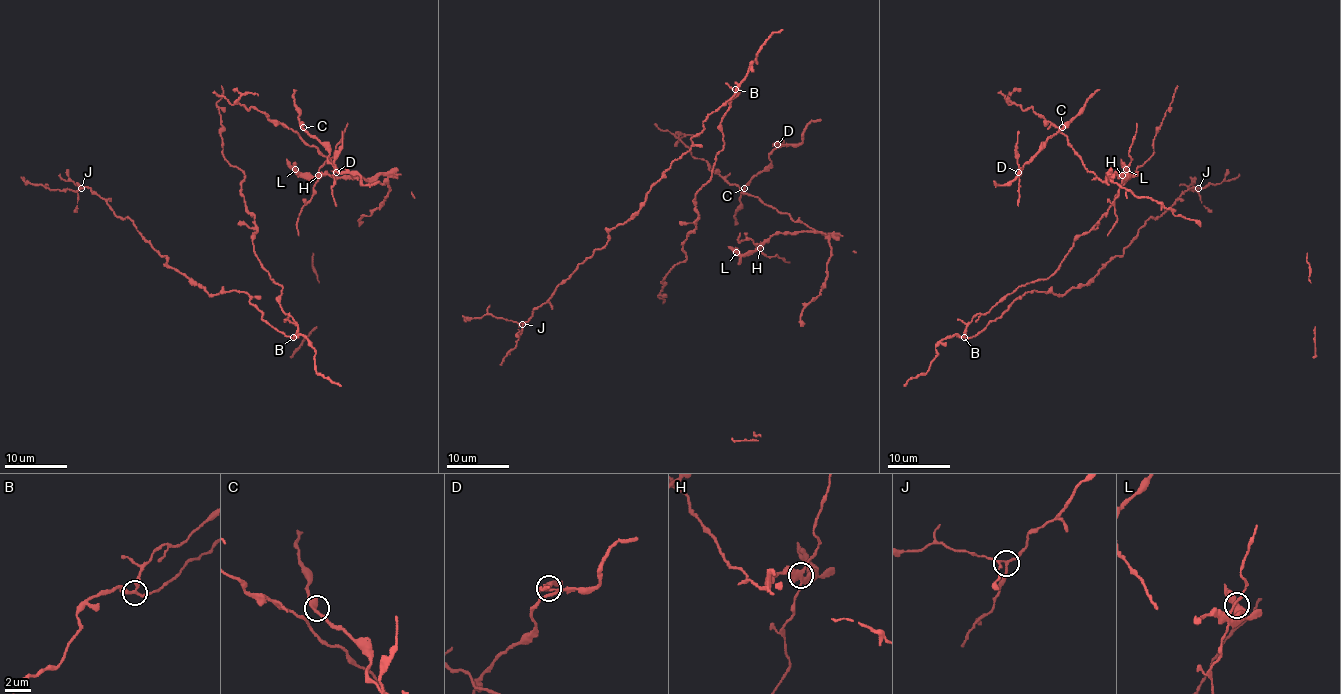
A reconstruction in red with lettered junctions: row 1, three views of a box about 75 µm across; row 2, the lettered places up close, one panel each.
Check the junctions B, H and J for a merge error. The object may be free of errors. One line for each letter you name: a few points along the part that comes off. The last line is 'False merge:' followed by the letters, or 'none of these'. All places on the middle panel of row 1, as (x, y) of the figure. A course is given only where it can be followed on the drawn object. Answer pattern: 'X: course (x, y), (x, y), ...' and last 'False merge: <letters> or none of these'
False merge: H

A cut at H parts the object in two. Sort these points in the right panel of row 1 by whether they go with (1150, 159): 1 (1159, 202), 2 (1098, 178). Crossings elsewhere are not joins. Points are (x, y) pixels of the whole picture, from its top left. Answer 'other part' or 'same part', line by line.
1: other part
2: other part

